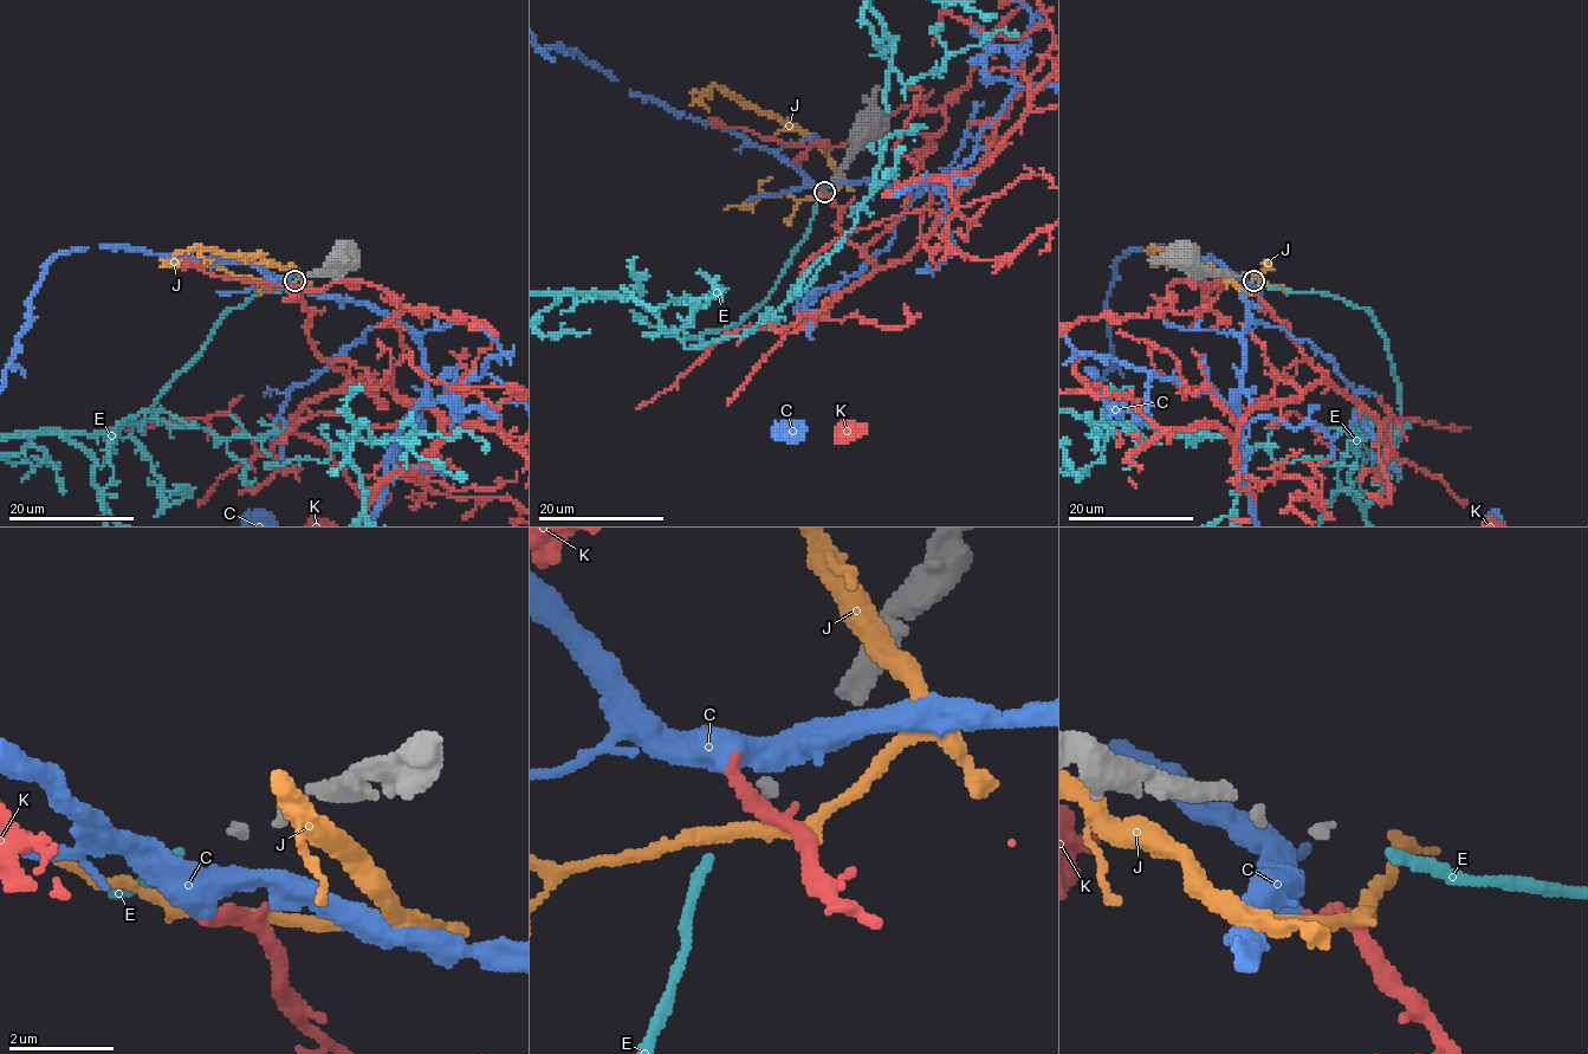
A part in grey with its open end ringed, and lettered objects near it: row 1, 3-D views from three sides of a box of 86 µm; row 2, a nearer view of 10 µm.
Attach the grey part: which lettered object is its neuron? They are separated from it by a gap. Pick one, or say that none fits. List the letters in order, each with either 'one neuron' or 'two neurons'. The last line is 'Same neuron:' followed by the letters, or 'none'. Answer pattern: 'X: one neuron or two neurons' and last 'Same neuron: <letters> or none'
C: two neurons
E: two neurons
J: two neurons
K: two neurons
Same neuron: none

